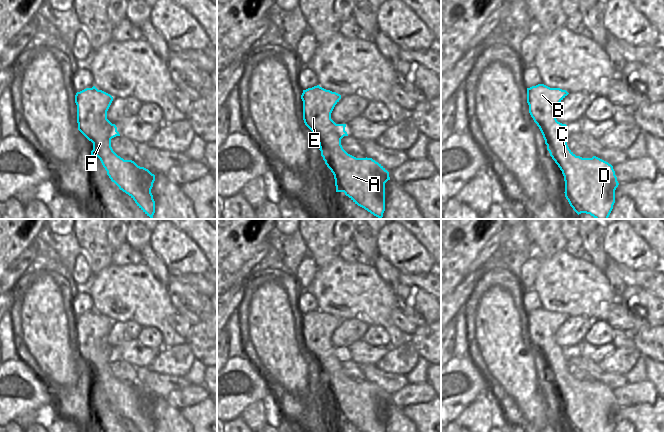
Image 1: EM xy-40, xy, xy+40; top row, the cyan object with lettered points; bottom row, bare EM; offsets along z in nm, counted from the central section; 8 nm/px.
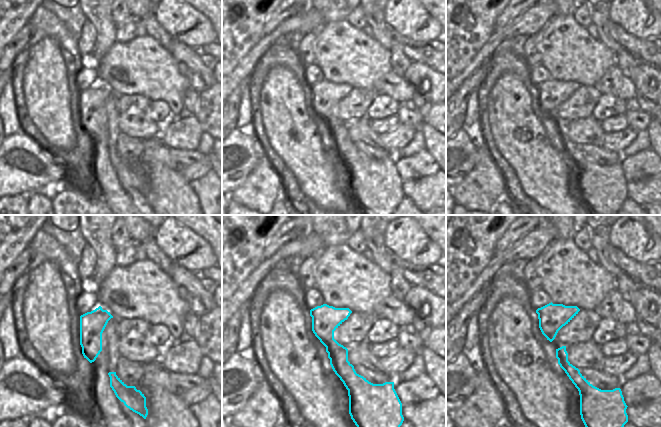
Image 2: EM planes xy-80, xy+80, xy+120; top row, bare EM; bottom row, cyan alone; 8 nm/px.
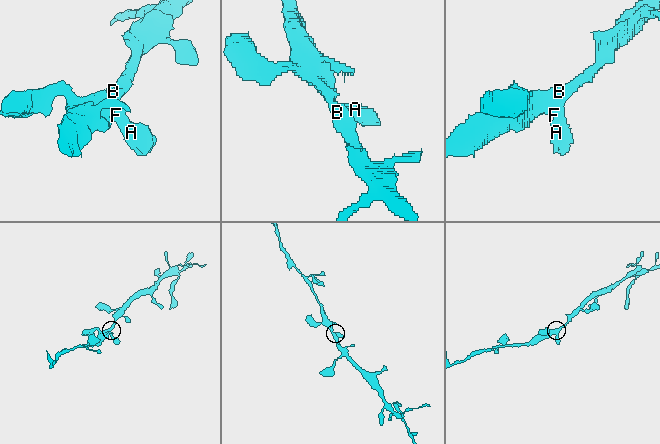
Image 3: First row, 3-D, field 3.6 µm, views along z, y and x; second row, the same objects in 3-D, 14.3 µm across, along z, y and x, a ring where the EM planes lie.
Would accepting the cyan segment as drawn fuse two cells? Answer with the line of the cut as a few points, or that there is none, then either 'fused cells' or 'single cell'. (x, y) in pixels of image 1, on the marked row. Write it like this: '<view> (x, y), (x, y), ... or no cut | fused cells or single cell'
no cut | single cell

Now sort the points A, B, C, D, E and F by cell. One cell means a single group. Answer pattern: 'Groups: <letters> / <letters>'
Groups: A B C D E F.

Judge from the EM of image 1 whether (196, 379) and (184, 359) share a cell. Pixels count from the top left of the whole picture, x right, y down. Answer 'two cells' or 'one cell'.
two cells

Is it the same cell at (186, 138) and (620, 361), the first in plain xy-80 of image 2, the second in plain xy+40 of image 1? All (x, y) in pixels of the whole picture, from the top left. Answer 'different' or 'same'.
same

